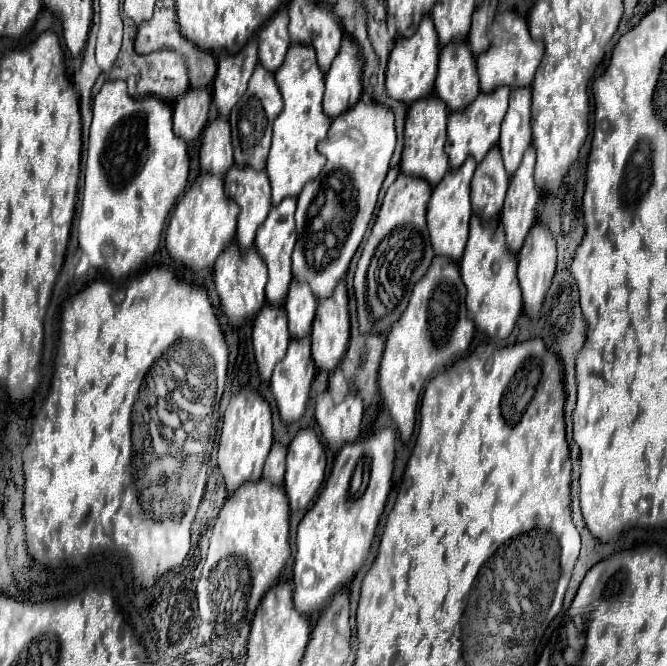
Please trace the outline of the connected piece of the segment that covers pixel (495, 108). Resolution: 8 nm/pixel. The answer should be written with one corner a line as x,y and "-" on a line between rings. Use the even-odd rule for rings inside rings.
494,89
494,93
480,93
462,113
450,113
448,117
448,141
446,141
446,153
450,157
450,167
460,167
466,157
474,157
476,163
484,159
484,155
498,143
500,135
500,123
504,119
506,107
508,107
508,93
510,89

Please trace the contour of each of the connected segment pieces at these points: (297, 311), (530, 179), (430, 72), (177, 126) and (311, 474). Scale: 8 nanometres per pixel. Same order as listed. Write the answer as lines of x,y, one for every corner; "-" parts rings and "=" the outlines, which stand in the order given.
292,279
288,295
284,299
284,309
288,313
290,337
306,337
310,333
316,303
318,303
318,299
314,297
312,289
306,283
=
530,145
522,157
520,167
510,179
506,201
502,207
502,225
506,233
506,243
512,253
518,253
526,233
536,223
536,207
542,197
534,181
534,163
536,153
=
426,17
426,21
422,21
422,25
418,25
418,33
414,33
414,37
408,37
406,41
396,39
394,49
390,51
390,59
388,59
388,67
386,67
388,95
402,103
414,103
422,97
428,97
434,91
438,55
440,55
440,45
438,45
438,37
434,33
434,23
430,21
430,17
=
188,89
172,107
174,133
184,141
194,141
200,137
208,123
210,93
208,89
=
300,429
288,445
284,489
290,499
290,509
300,511
316,497
326,469
322,443
312,429

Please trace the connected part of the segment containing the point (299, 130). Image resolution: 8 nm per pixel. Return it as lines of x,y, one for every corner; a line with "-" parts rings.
292,43
292,47
286,53
286,61
282,65
282,69
276,69
274,73
274,81
278,85
278,91
282,93
282,113
278,113
278,117
274,119
274,127
272,127
272,145
270,145
270,153
268,153
268,161
266,161
266,173
270,177
270,185
272,185
272,205
278,205
284,197
298,197
302,187
312,181
314,177
318,177
318,173
322,171
326,159
322,155
318,155
316,151
316,143
322,141
330,129
330,117
322,111
322,95
324,95
324,73
318,67
316,61
316,51
312,45
298,45

